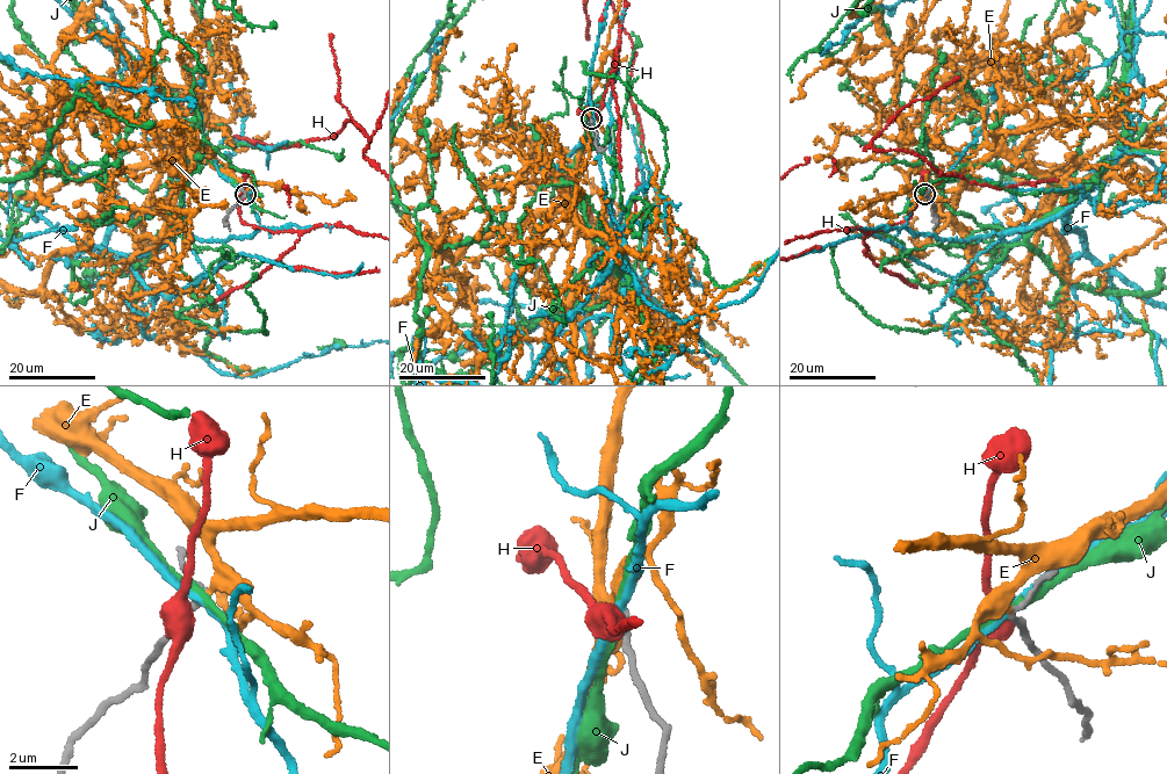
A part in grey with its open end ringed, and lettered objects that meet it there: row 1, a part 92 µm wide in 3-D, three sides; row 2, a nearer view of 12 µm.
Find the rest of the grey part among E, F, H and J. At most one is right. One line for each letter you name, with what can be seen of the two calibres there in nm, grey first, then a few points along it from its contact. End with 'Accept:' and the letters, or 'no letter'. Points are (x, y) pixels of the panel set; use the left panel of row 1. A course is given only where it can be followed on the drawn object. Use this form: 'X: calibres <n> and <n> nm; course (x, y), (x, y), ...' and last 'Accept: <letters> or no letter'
E: calibres 150 and 190 nm
Accept: E

